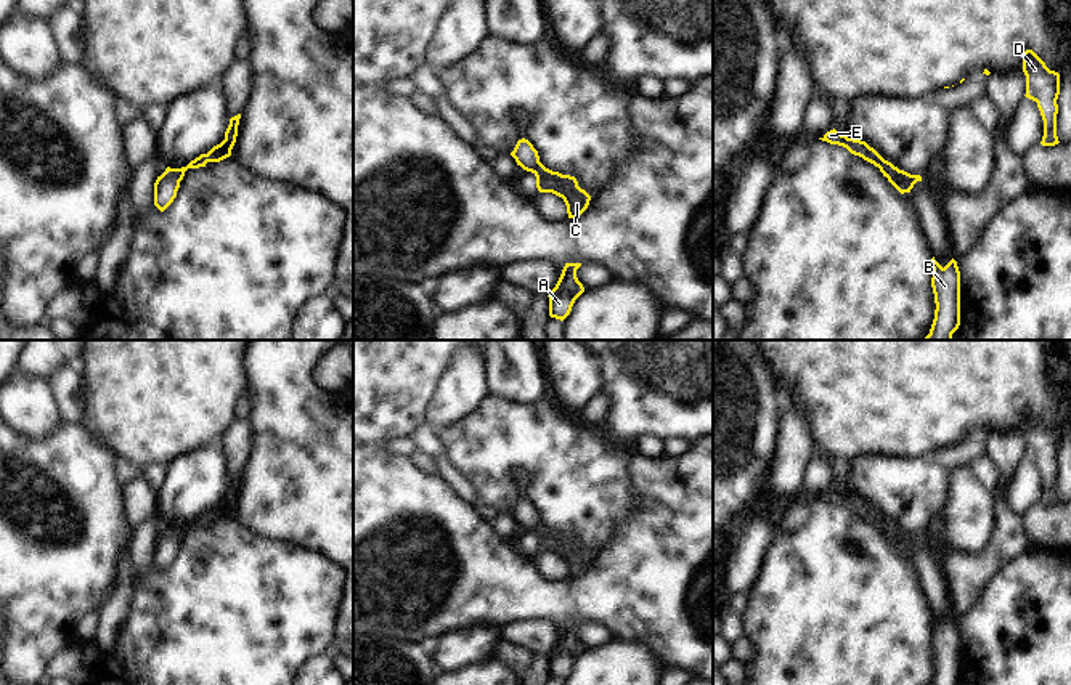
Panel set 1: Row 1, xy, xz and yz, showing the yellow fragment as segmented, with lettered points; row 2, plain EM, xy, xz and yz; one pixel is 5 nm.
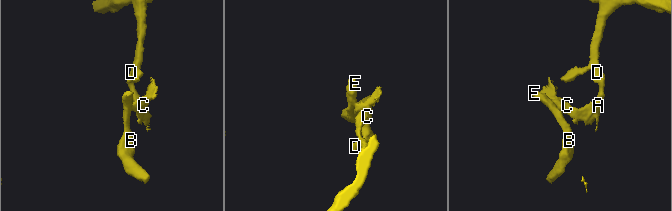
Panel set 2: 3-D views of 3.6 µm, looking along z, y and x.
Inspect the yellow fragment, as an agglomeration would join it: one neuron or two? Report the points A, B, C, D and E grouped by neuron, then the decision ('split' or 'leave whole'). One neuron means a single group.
A C D / B E; split

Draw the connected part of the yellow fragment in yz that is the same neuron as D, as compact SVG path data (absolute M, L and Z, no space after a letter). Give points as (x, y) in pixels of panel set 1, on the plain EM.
M1023 411L1023 432L1026 435L1026 457L1037 462L1044 480L1042 505L1058 504L1057 473L1060 454L1060 433L1050 430L1045 422L1032 411Z

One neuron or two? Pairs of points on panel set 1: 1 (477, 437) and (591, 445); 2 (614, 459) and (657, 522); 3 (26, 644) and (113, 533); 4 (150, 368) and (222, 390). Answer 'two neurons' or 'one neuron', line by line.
1: one neuron
2: two neurons
3: one neuron
4: one neuron

